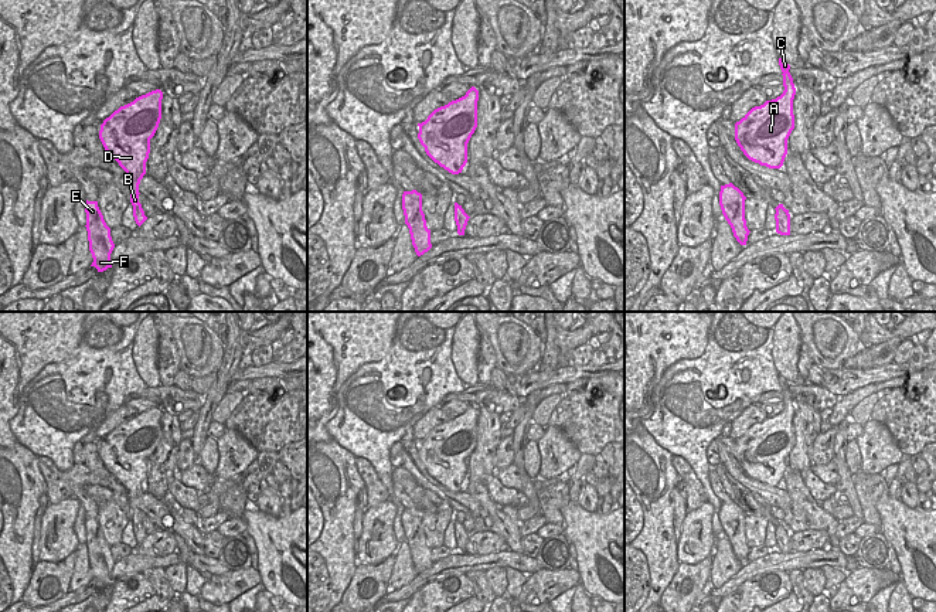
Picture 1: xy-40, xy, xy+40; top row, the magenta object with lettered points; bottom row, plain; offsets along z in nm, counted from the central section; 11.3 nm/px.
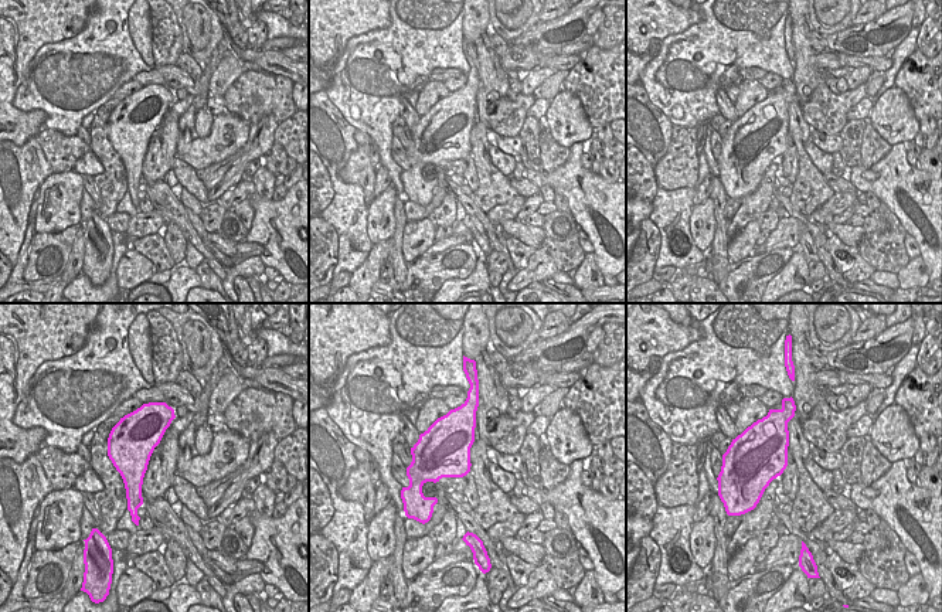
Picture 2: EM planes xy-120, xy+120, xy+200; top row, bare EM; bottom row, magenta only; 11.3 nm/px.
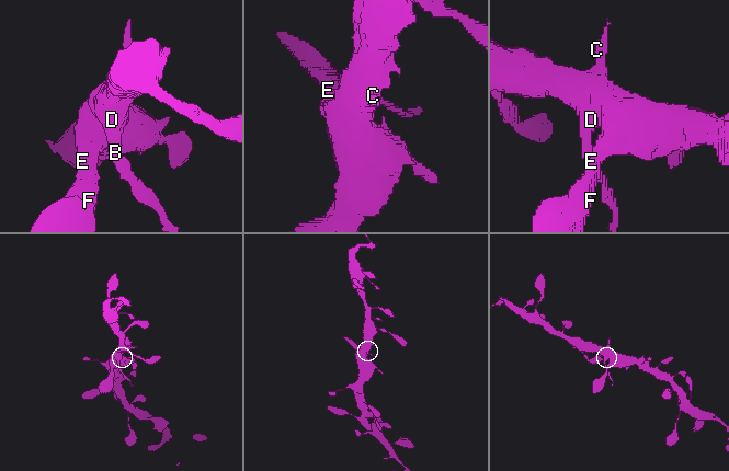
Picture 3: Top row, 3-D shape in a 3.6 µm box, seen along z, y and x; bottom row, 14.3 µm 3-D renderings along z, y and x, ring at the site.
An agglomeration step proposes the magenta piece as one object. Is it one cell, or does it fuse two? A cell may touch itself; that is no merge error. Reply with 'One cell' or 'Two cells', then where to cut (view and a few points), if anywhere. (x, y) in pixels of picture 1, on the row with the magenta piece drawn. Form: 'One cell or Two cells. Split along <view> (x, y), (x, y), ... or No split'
One cell. No split

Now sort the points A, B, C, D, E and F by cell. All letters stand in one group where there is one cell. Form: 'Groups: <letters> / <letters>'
Groups: A B C D E F

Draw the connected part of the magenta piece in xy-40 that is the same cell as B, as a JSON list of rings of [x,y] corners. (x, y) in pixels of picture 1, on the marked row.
[[[160,89],[142,95],[115,110],[99,130],[105,150],[127,174],[133,217],[139,227],[147,220],[139,203],[139,184],[146,174],[150,139],[161,119],[161,99]]]

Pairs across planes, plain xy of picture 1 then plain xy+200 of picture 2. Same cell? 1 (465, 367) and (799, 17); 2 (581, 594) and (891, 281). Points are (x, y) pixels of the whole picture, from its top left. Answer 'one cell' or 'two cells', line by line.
1: one cell
2: two cells

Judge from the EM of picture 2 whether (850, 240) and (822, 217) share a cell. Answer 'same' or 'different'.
same

